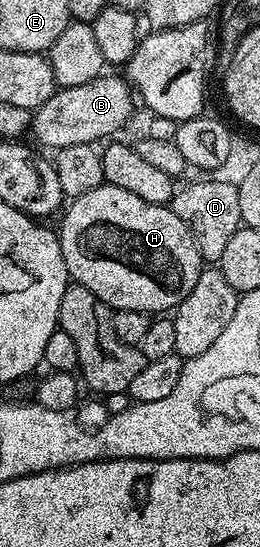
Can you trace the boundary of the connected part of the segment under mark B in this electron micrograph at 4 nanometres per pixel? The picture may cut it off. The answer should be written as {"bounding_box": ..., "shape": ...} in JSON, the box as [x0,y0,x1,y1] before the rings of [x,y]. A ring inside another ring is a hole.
{"bounding_box":[28,74,136,150],"shape":[[[103,74],[97,76],[95,80],[92,82],[84,82],[80,86],[72,86],[71,88],[58,88],[52,94],[52,98],[48,98],[48,102],[44,102],[38,108],[33,109],[32,119],[28,125],[29,131],[32,133],[34,131],[34,136],[39,140],[40,143],[43,144],[44,147],[50,148],[49,150],[57,150],[60,148],[67,148],[68,146],[76,146],[77,144],[94,144],[95,142],[99,142],[98,140],[105,141],[107,138],[105,136],[110,136],[113,132],[118,132],[122,127],[125,126],[126,123],[130,120],[130,111],[133,110],[134,104],[136,108],[136,100],[132,95],[132,88],[129,83],[121,75],[118,76],[109,76],[109,74]]]}

